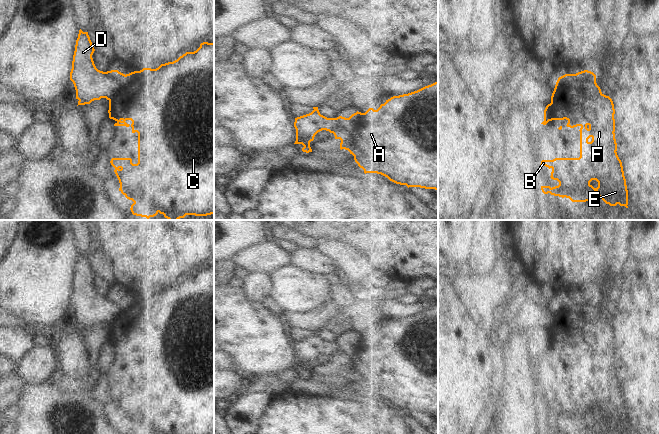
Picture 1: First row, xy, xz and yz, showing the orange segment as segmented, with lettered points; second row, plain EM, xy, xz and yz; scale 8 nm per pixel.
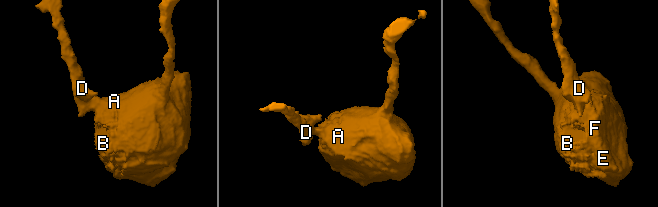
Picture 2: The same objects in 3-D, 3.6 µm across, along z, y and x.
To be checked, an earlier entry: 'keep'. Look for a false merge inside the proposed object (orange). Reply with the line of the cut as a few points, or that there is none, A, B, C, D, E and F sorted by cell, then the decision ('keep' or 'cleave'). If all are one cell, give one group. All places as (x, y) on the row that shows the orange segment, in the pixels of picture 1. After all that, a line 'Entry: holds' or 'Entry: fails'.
cut in xz along (346, 118), (351, 131), (351, 138), (345, 145); A B C E F / D; cleave
Entry: fails

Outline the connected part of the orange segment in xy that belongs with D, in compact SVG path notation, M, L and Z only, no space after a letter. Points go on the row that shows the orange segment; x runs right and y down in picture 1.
M80 29L70 72L78 105L90 104L101 98L110 100L125 83L126 75L118 70L103 72L96 68L92 58L94 51L88 32Z

